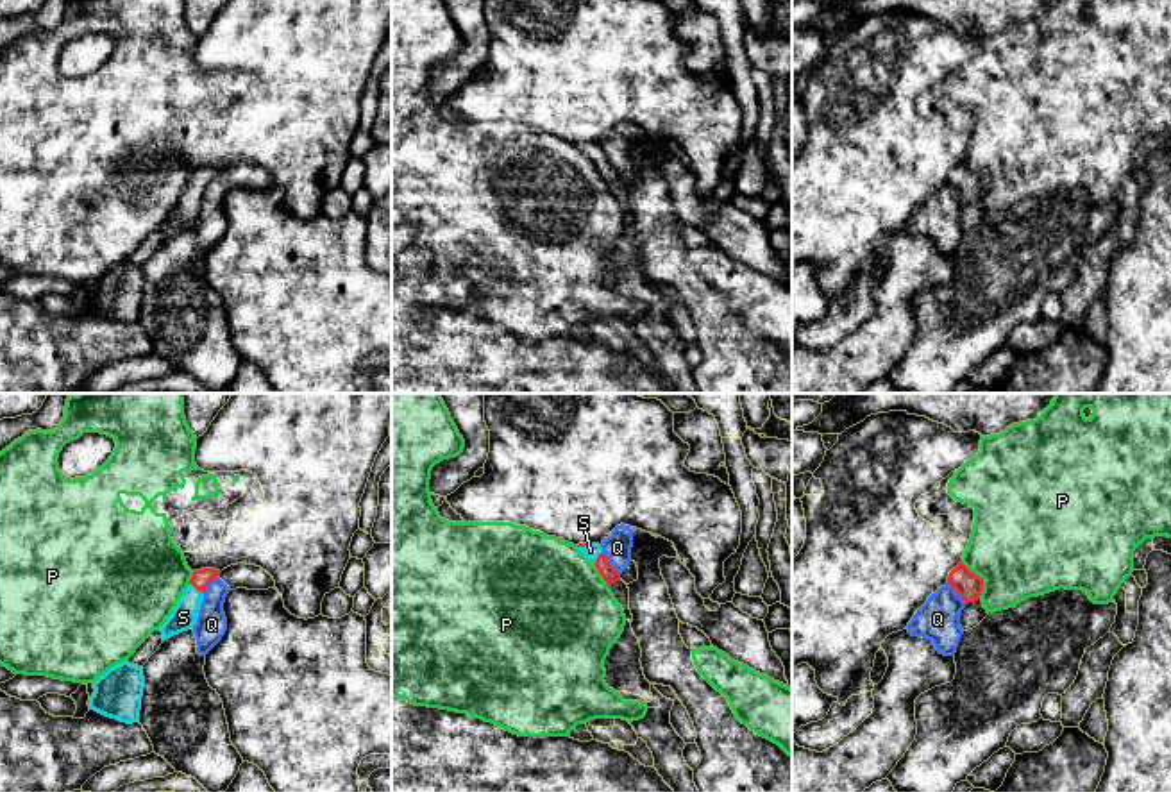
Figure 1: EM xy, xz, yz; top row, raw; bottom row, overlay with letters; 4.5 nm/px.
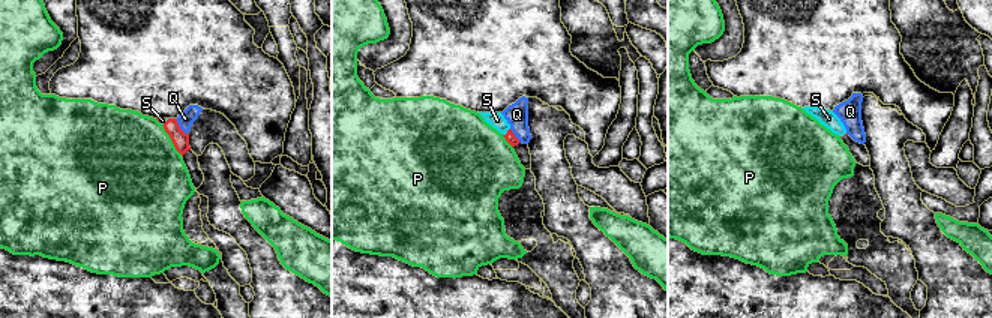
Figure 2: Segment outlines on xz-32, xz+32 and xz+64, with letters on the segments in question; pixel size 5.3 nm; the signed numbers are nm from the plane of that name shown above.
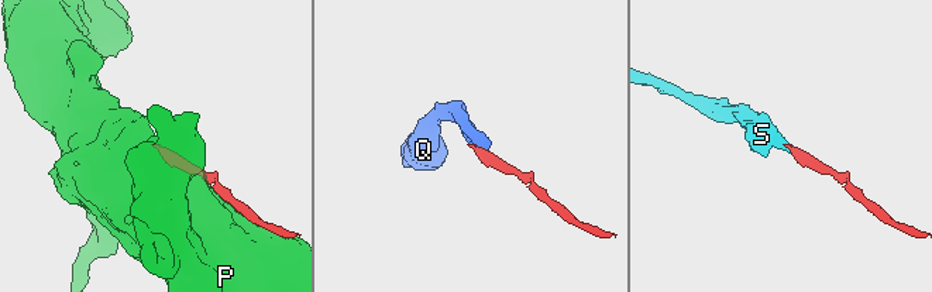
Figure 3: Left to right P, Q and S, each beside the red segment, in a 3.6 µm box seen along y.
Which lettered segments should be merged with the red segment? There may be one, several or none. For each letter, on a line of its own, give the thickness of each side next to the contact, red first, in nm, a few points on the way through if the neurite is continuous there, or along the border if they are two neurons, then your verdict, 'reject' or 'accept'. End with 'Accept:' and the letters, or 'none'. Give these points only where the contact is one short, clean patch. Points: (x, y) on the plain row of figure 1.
P: 120 nm thick on the red side, 480 nm on the other; reject
Q: 70 nm thick on the red side, 130 nm on the other; border along xz (603, 151), (619, 174); reject
S: 90 nm thick on the red side, 120 nm on the other; runs through xy (201, 179), (197, 188), (183, 217); accept
Accept: S

